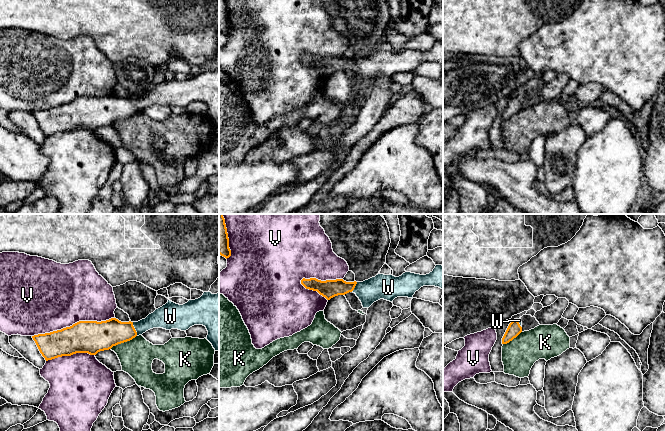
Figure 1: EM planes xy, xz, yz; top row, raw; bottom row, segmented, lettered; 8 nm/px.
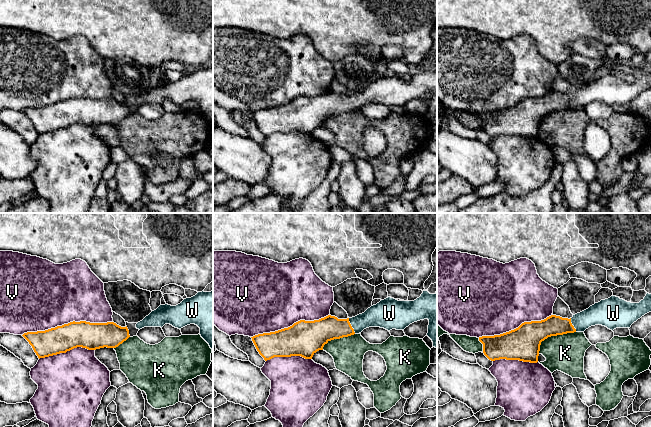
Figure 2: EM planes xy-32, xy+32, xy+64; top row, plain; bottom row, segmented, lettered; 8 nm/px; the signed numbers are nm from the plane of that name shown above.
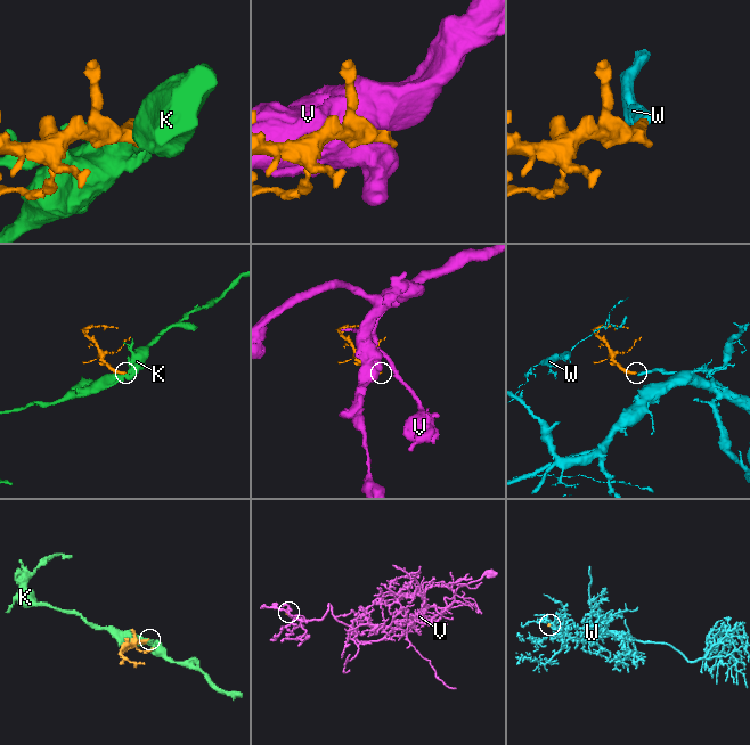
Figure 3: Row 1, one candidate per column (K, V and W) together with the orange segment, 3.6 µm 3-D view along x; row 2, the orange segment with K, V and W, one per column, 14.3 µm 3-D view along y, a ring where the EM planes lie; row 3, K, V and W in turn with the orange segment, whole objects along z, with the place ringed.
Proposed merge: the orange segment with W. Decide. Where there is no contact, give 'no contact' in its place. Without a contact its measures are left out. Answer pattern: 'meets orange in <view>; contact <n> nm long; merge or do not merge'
meets orange in xy; contact 120 nm long; merge

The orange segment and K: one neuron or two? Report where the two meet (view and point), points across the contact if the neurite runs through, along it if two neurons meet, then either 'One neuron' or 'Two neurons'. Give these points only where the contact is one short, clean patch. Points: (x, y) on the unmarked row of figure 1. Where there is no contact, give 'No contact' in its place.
Touches orange at xy (123, 118). Two neurons

